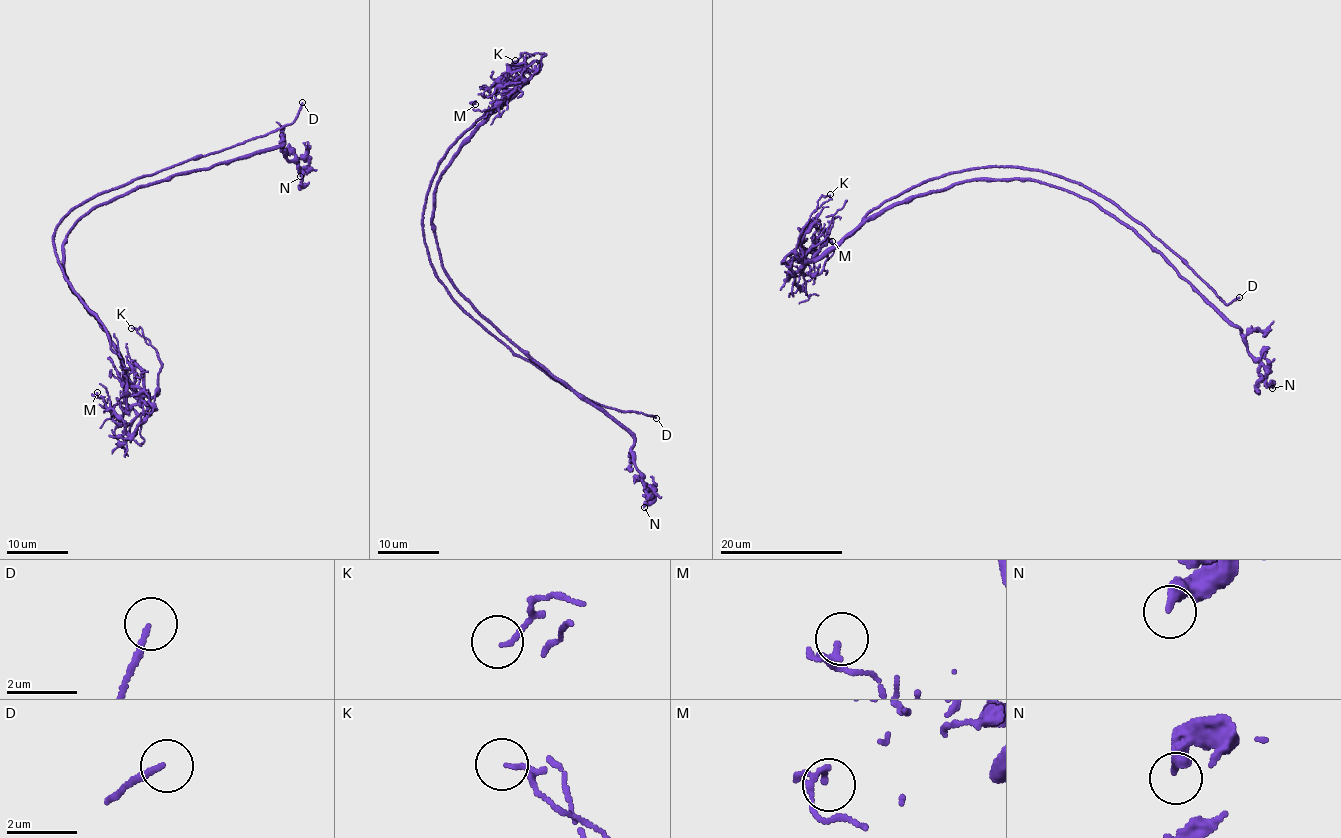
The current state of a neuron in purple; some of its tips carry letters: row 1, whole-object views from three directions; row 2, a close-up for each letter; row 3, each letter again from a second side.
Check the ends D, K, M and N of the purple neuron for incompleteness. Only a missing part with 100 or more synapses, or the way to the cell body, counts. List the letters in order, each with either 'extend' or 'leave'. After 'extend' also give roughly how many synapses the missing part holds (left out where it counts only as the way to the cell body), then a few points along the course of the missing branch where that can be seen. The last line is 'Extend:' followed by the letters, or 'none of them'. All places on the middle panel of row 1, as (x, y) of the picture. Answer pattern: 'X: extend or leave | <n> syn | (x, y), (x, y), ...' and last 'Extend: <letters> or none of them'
D: extend | (656, 418), (655, 431), (664, 444), (687, 459), (680, 460), (664, 474), (660, 490), (654, 492)
K: leave
M: leave
N: leave
Extend: D

